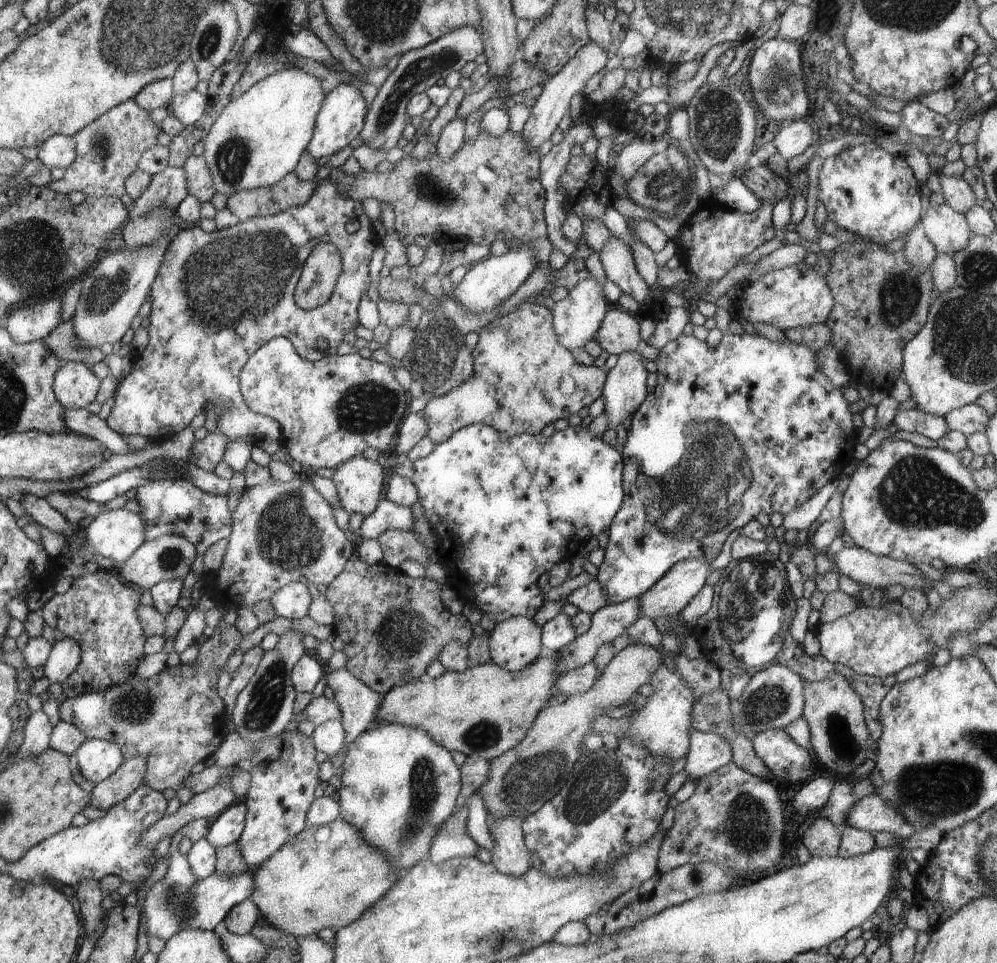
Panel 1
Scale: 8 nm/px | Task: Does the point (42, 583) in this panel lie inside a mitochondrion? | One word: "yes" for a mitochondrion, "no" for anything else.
no

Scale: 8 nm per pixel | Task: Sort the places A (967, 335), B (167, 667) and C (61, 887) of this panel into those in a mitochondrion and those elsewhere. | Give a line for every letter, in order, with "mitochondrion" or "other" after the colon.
A: mitochondrion
B: other
C: other

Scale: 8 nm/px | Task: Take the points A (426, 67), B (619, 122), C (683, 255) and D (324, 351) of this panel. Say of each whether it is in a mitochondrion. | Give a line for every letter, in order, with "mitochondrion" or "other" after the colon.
A: mitochondrion
B: other
C: other
D: other

